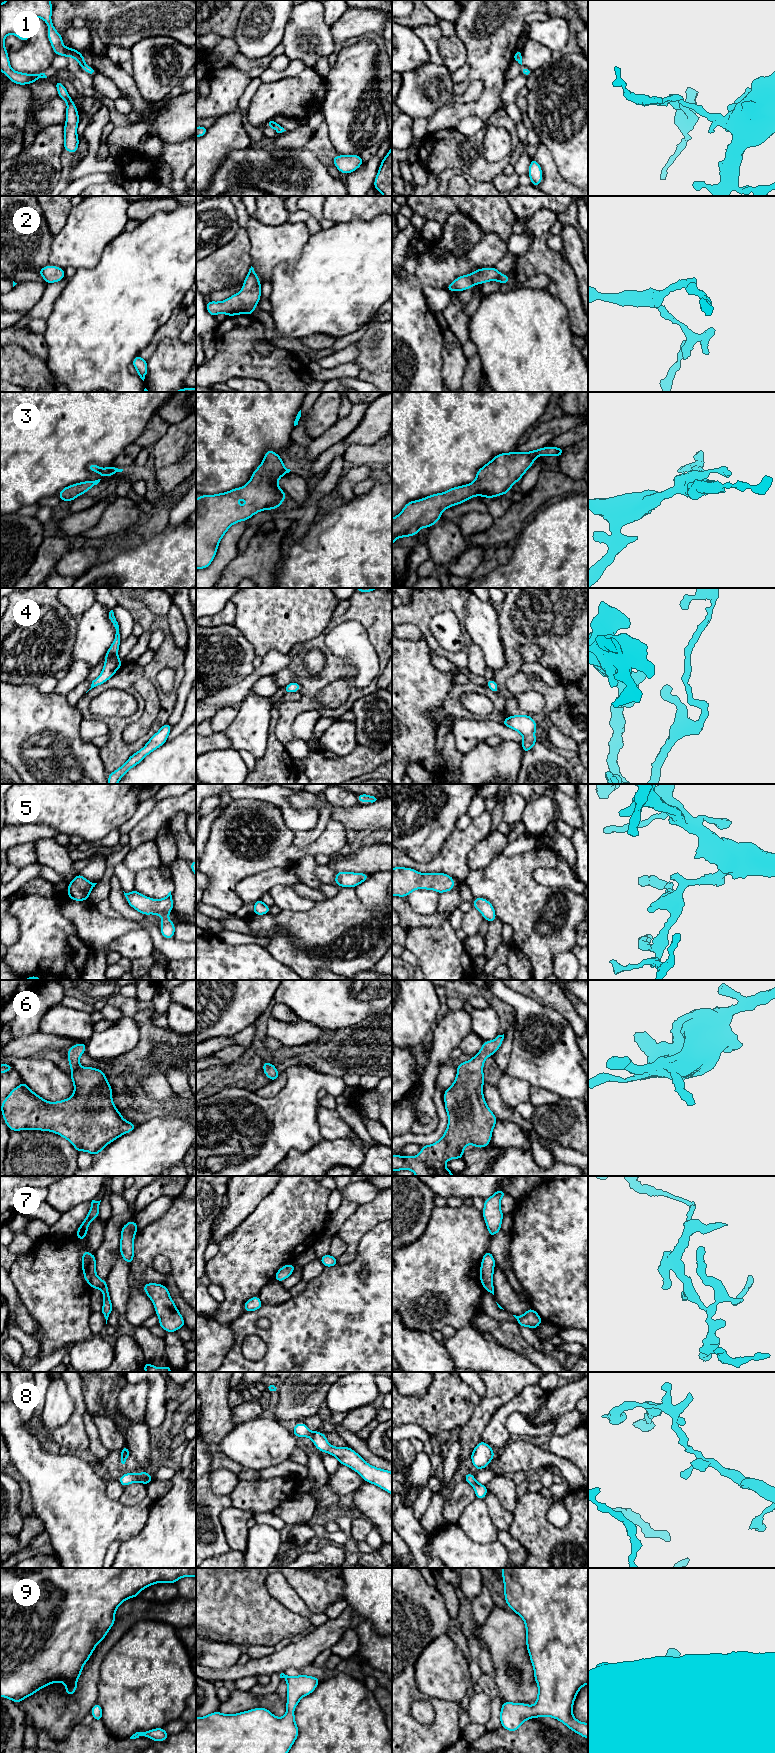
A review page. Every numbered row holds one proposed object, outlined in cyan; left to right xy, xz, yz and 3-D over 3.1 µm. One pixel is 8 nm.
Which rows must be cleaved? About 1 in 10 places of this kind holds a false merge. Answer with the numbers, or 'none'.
none

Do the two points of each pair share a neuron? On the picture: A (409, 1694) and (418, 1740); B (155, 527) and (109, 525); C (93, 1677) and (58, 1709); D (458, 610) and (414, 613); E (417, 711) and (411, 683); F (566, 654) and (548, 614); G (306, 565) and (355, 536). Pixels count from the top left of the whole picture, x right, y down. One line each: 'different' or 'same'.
A: same
B: different
C: same
D: same
E: same
F: same
G: same

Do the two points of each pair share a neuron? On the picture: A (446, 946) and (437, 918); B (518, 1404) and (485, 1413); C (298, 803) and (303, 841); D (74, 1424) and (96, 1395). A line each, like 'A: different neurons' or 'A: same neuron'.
A: different neurons
B: different neurons
C: different neurons
D: different neurons

